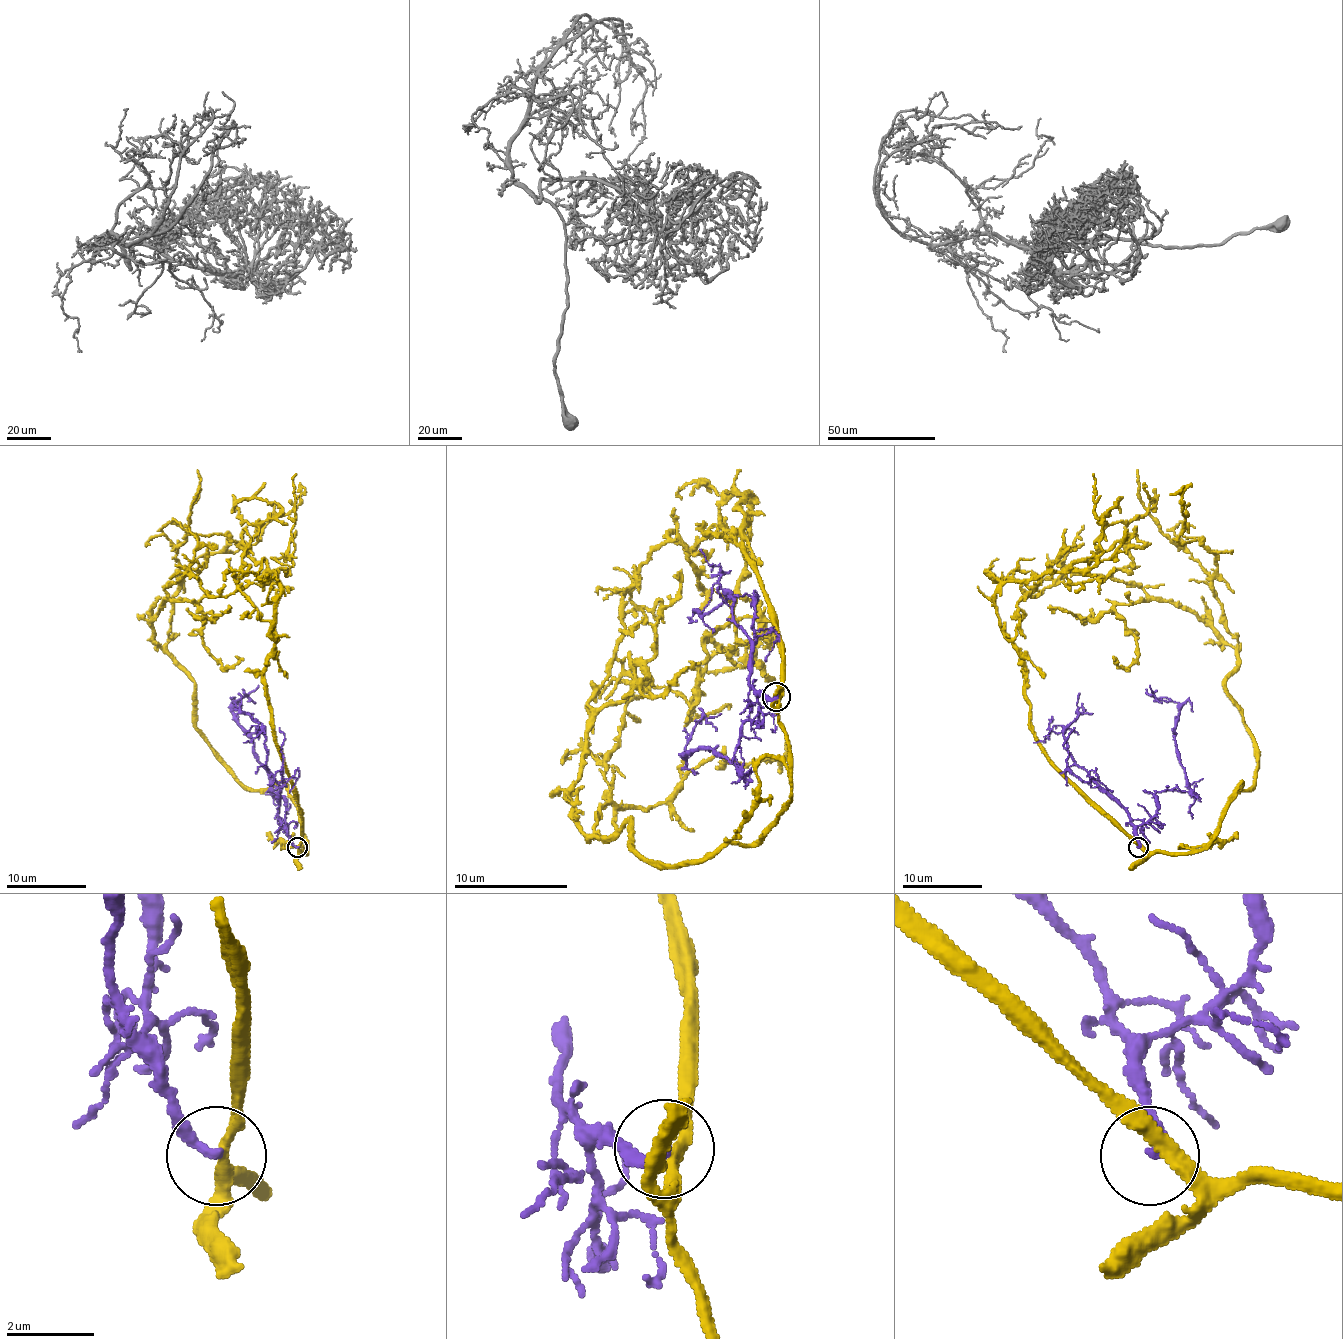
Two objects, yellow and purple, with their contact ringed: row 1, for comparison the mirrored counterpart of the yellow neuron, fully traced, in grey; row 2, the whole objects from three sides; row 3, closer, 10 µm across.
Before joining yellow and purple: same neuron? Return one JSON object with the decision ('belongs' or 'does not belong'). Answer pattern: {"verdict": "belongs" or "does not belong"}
{"verdict": "does not belong"}

